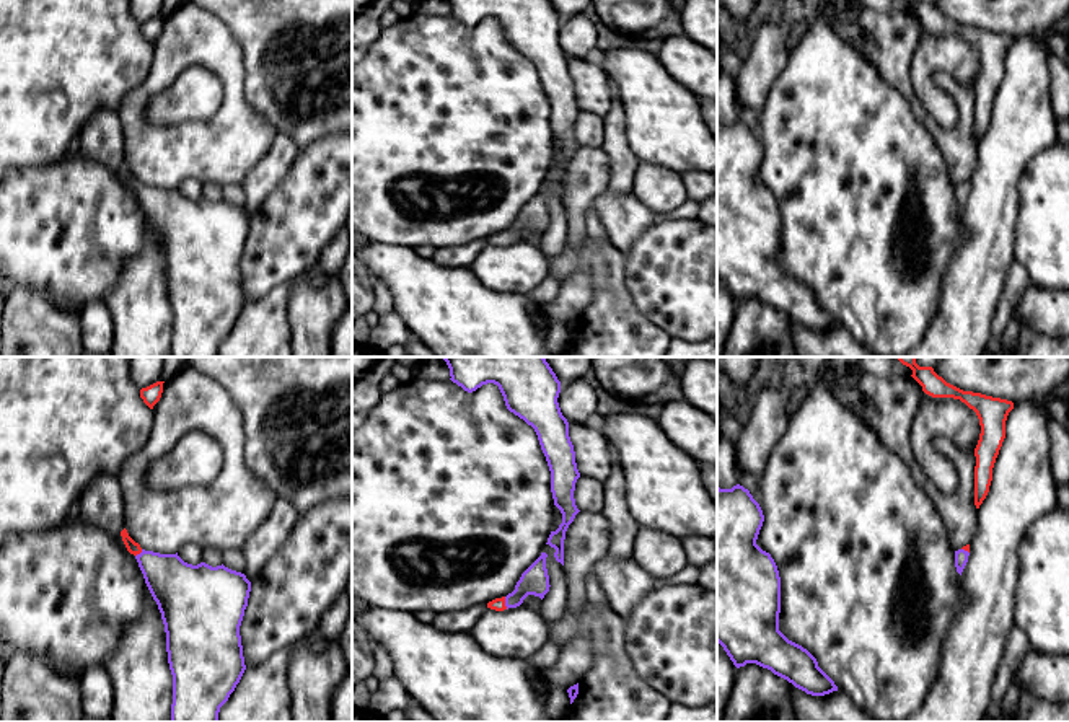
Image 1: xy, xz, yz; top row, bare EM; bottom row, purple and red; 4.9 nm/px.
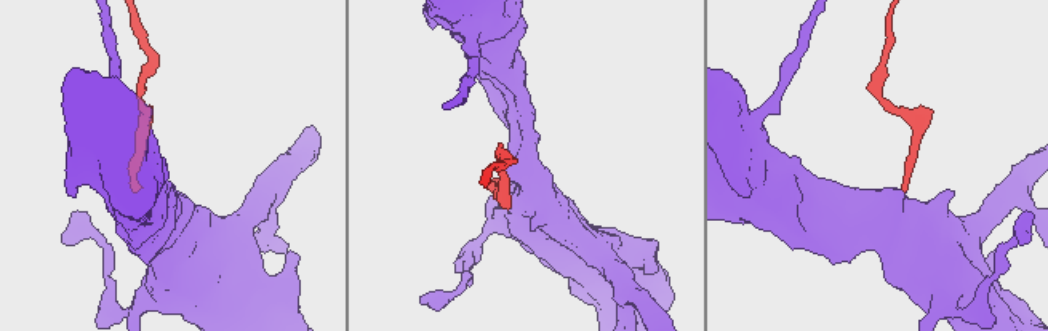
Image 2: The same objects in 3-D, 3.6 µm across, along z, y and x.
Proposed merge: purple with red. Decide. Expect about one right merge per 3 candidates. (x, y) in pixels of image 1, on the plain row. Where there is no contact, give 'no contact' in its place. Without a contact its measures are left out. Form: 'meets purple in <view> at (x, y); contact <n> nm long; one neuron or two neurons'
meets purple in xz at (505, 238); contact 70 nm long; one neuron

